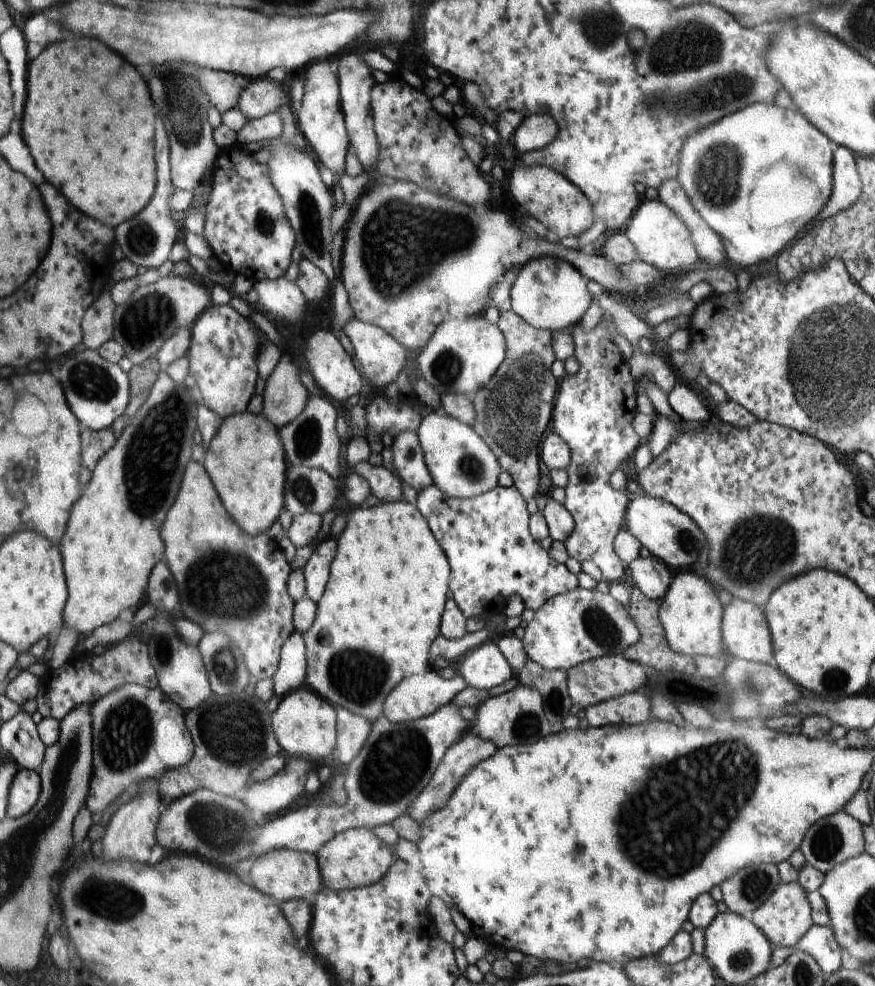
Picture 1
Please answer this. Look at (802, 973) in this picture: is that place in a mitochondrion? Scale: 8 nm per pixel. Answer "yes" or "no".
yes

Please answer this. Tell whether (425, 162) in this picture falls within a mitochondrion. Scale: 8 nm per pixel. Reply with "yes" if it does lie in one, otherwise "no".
no

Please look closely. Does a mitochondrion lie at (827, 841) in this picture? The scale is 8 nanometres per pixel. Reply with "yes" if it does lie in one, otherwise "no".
yes

